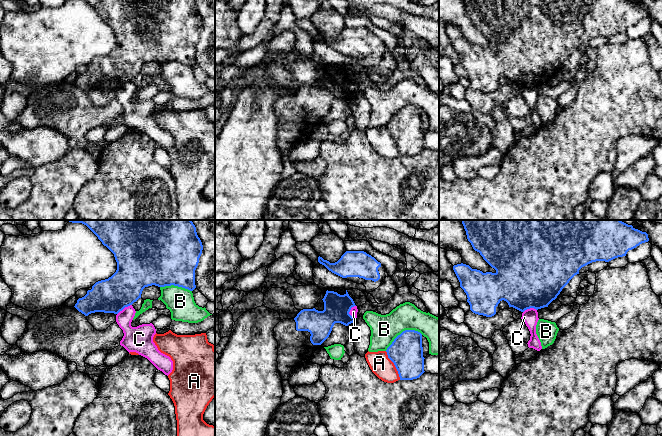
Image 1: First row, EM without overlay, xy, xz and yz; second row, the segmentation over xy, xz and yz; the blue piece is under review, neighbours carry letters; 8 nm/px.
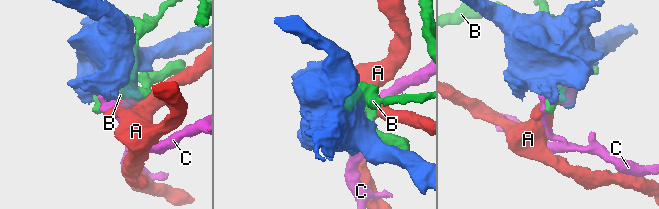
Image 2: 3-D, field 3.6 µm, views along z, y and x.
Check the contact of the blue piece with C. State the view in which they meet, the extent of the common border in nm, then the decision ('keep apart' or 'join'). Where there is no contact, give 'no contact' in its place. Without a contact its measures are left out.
meets blue in xz; contact 110 nm long; keep apart

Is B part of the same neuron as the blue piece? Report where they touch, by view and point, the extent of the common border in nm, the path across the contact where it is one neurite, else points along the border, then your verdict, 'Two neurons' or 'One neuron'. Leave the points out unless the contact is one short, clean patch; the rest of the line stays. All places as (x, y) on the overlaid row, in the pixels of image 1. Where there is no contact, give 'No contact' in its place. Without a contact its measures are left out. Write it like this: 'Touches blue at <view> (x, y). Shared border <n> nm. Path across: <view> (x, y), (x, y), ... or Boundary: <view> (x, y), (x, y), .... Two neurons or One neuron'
Touches blue at xz (403, 331). Shared border 340 nm. Two neurons

